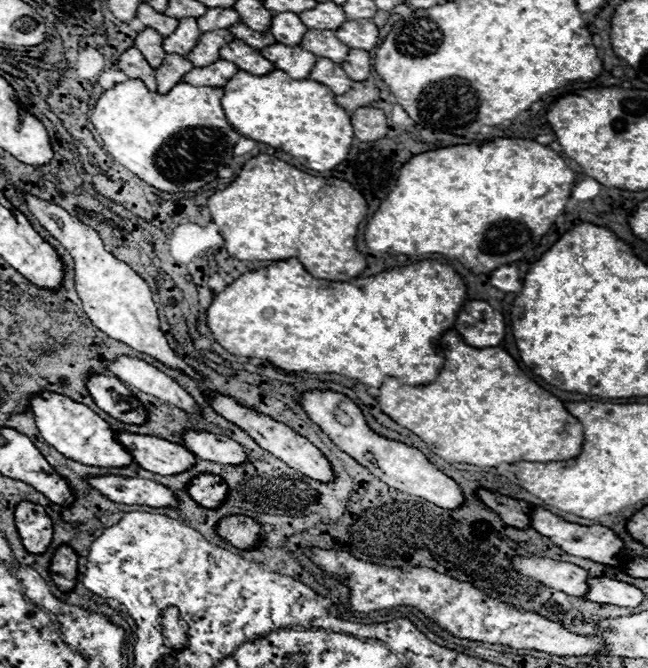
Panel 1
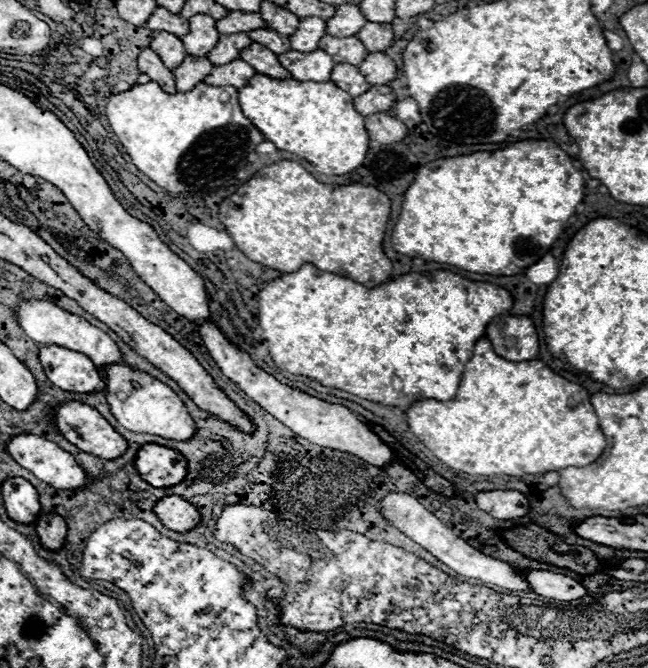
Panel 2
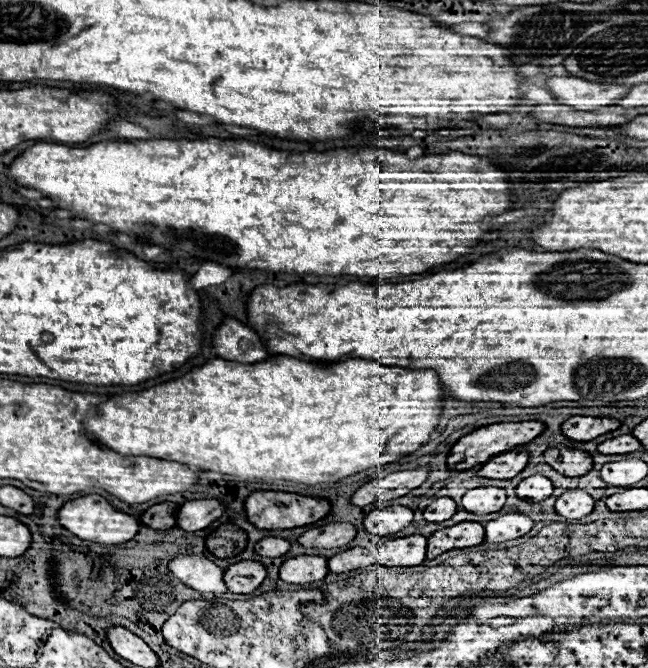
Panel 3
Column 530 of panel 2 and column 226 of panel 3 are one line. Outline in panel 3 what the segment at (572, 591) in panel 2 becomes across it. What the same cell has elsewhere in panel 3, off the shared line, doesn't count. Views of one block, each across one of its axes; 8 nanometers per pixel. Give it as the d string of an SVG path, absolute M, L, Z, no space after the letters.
M242 560L224 572L224 584L232 594L250 594L264 582L264 578L266 568L254 560Z

